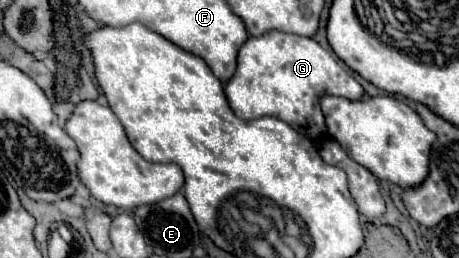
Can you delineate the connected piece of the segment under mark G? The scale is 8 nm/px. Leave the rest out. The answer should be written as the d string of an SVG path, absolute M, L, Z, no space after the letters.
M270 31L262 37L250 37L242 45L238 53L236 73L224 85L224 91L232 111L240 119L258 119L264 115L272 115L276 119L284 119L284 123L288 123L292 129L300 131L304 137L310 137L310 139L320 139L326 135L324 113L320 109L320 99L324 95L338 95L352 101L360 101L364 97L362 85L324 47L320 47L310 37L300 37L292 33L282 33L282 31Z

